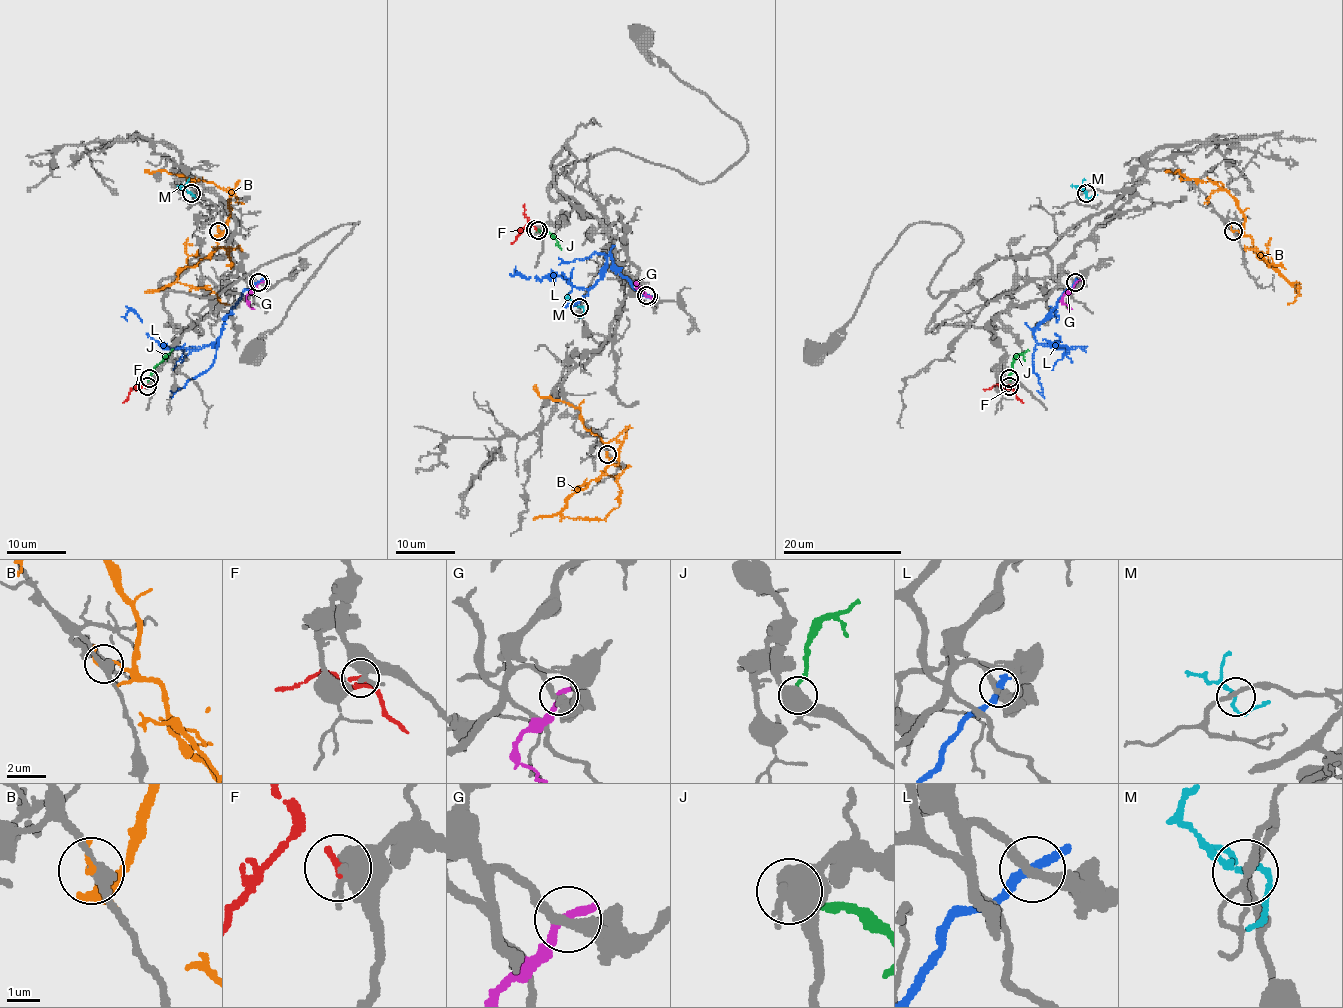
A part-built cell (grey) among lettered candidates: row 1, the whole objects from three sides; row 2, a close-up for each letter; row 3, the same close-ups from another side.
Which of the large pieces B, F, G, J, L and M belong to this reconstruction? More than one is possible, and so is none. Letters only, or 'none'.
F

